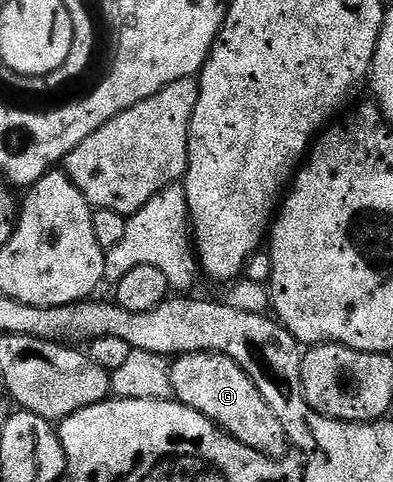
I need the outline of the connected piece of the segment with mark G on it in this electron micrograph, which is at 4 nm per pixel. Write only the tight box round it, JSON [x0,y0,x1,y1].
[170,353,292,461]

